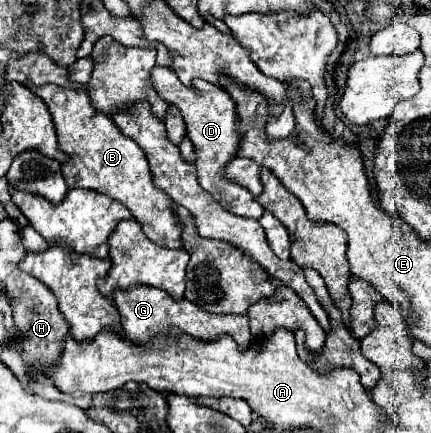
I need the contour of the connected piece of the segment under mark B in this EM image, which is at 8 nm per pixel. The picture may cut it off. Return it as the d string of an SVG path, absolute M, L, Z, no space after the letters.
M25 83L37 97L43 99L47 105L51 119L55 123L59 149L69 155L69 159L61 165L63 177L71 187L85 187L99 191L103 195L109 195L115 201L121 201L133 217L139 221L143 233L161 247L181 249L181 223L173 217L171 199L167 193L157 189L151 179L149 163L143 153L143 149L125 137L113 123L111 117L105 113L99 113L89 103L89 97L85 91L77 91L71 87L59 87L53 83L45 85L33 85Z

